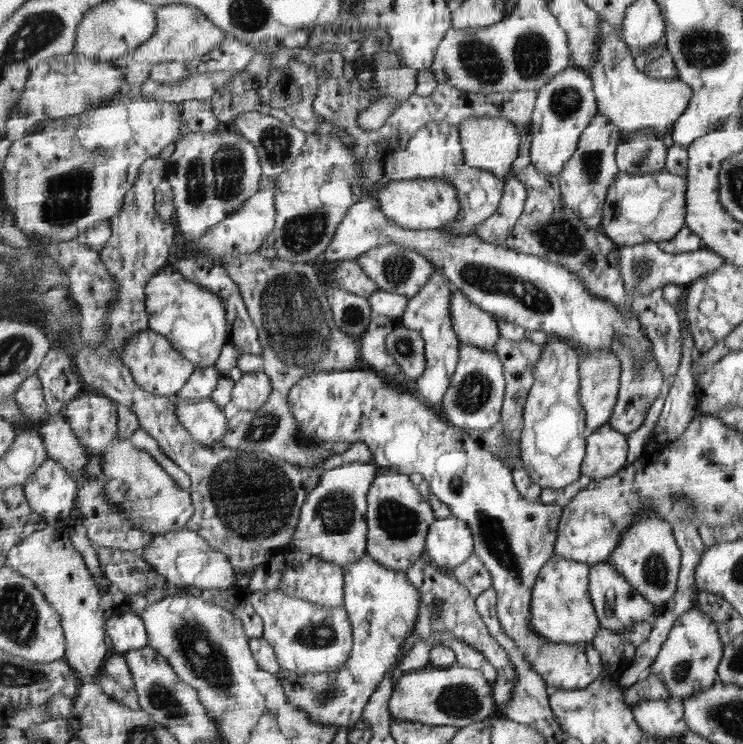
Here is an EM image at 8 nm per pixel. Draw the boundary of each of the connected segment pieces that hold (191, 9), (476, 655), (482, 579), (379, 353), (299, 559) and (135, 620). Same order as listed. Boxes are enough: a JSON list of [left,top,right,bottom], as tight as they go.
[[115,4,227,87],[441,632,498,684],[451,552,495,598],[359,315,401,377],[281,548,345,607],[106,610,150,654]]

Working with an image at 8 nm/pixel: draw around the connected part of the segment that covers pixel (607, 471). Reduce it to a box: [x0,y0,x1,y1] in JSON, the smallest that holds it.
[582,423,628,480]

